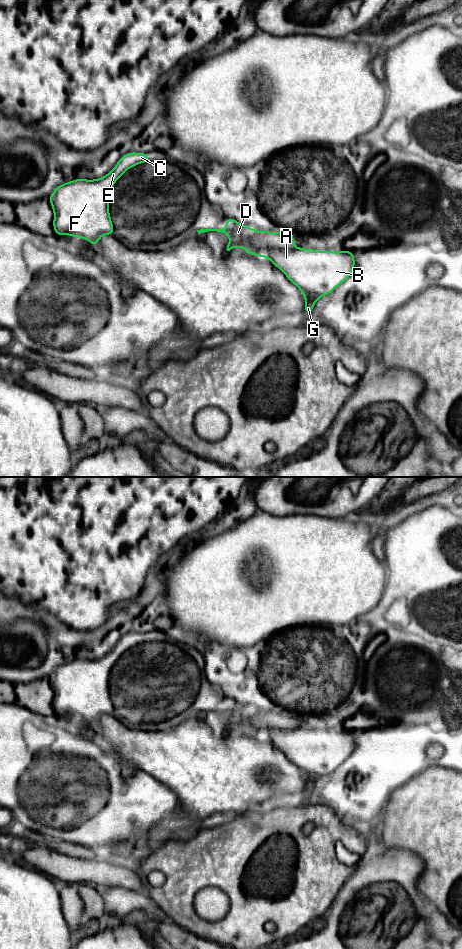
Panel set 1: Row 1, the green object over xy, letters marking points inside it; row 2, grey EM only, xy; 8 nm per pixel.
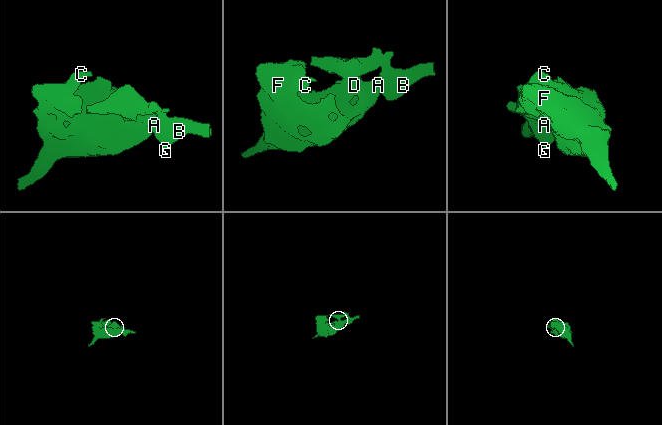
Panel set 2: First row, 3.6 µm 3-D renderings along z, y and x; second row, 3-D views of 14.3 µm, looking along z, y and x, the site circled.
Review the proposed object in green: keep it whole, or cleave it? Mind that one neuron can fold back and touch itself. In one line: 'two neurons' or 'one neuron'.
two neurons

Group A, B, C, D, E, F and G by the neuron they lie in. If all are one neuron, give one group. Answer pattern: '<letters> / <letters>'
A B G / C D E F

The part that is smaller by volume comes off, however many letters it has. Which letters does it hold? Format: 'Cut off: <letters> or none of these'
Cut off: A, B, G

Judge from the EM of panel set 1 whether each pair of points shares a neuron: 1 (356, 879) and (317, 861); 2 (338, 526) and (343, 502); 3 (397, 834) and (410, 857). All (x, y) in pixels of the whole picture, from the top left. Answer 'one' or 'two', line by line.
1: two
2: two
3: two

